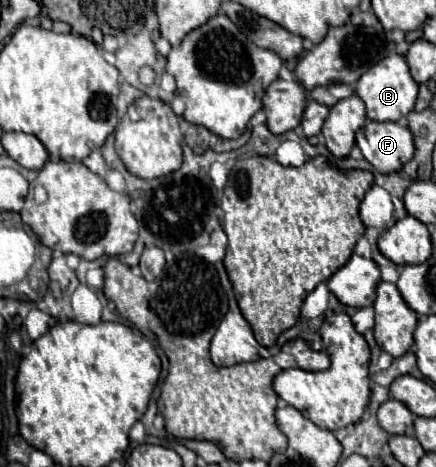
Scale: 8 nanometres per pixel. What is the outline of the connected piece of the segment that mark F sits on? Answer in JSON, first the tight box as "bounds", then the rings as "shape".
{"bounds":[355,122,413,174],"shape":[[[367,122],[357,130],[355,142],[367,162],[377,172],[389,174],[399,170],[413,156],[413,138],[409,128],[397,122]]]}

